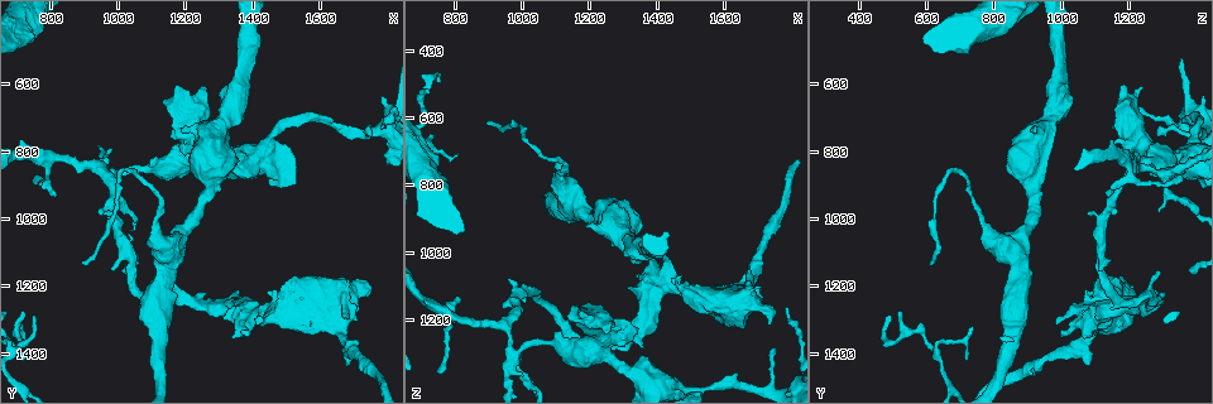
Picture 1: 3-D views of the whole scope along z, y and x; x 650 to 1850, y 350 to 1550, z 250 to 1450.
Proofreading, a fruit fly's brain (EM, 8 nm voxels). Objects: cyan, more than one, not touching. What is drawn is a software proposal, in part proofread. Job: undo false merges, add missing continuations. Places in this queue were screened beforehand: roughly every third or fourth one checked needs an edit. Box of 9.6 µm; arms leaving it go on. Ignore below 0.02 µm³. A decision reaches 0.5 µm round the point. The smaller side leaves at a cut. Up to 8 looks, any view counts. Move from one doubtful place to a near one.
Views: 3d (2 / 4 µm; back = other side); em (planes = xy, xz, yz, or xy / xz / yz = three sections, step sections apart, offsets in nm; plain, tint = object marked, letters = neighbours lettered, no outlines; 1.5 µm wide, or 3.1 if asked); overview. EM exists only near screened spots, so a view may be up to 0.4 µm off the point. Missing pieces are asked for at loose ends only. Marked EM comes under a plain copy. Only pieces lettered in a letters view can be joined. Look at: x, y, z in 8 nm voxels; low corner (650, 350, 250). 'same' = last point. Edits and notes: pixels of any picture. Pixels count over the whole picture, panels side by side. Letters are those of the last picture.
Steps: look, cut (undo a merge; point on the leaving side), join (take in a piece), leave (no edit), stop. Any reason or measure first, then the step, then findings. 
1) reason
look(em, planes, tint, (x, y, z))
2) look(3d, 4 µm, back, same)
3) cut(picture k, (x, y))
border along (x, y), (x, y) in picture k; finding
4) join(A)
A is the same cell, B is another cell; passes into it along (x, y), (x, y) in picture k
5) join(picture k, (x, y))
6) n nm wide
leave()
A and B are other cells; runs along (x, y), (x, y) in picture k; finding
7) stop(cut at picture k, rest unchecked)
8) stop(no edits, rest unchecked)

tapers out
look(3d, 2 µm, (770, 870, 1360))

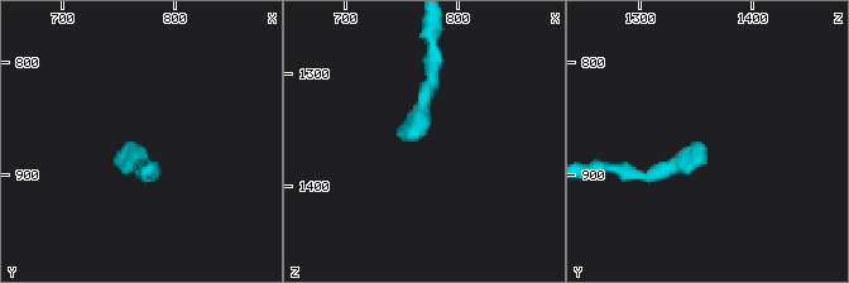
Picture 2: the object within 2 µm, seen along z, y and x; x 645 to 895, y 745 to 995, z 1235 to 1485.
look(em, planes, letters, (768, 876, 1360))

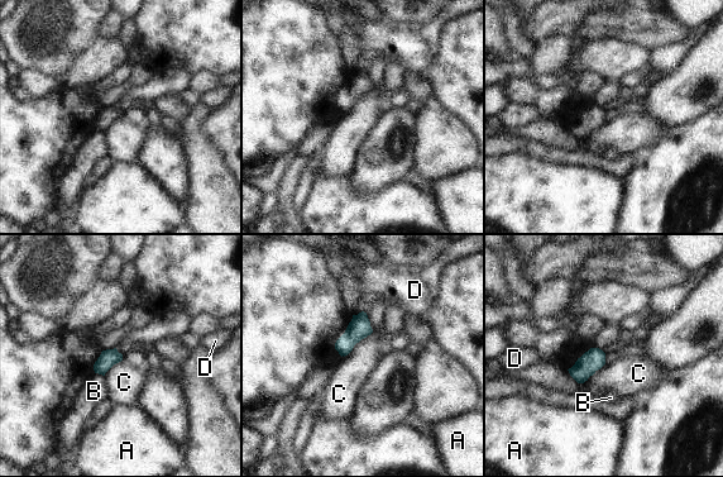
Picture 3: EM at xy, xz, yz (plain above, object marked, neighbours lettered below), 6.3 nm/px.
leave()
A, B, C and D are other cells; border along (373, 330), (344, 356) in picture 3; no lettered piece goes on from it

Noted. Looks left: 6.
branch stops here
look(3d, 4 µm, (990, 1160, 1110))

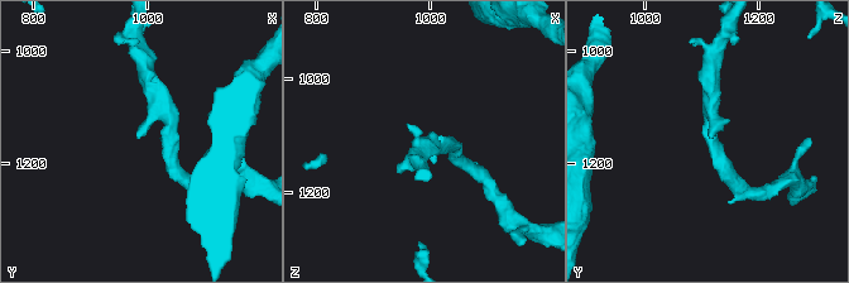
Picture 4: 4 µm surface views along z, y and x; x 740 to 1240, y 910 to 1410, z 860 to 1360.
shape alone is not enough
look(em, xz, step 4, letters, (980, 1155, 1120))

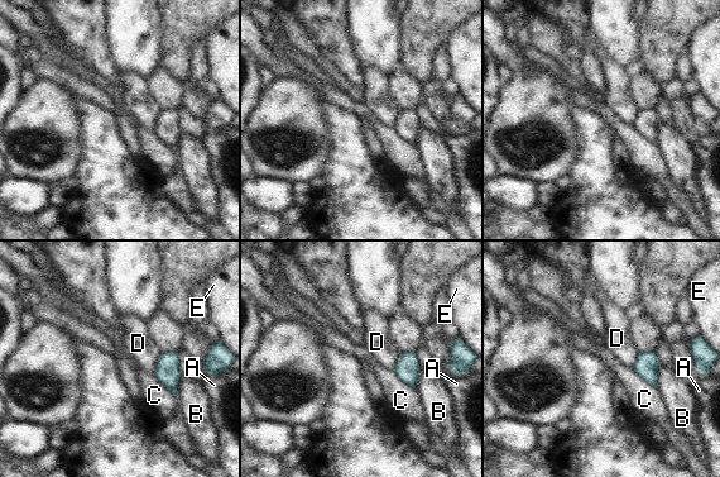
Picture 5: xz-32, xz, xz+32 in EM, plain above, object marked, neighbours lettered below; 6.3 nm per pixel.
leave()
A, B, C, D and E are other cells; border along (162, 353), (152, 373) in picture 5; no lettered piece goes on from it

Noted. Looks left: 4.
end of a long branch
look(3d, 4 µm, (890, 1130, 610))

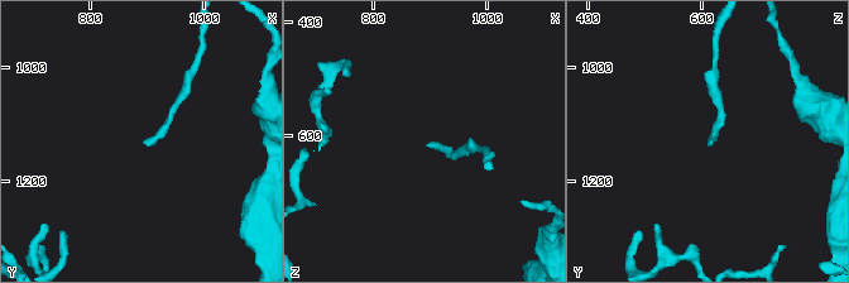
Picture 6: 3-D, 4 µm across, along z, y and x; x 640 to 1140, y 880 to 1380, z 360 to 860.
look(em, planes, letters, (890, 1135, 615))

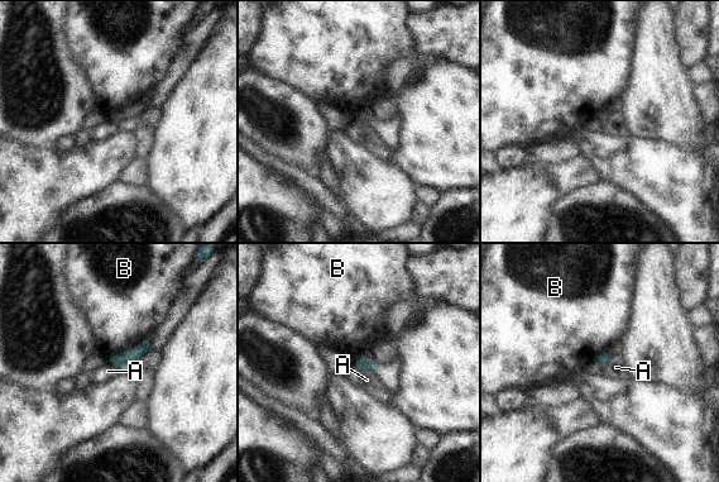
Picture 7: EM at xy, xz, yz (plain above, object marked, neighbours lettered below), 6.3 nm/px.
B touches over 300 nm
leave()
A and B are other cells; border along (354, 362), (358, 367), (377, 372) in picture 7; no lettered piece goes on from it

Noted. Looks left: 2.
stop(no edits, rest unchecked)

